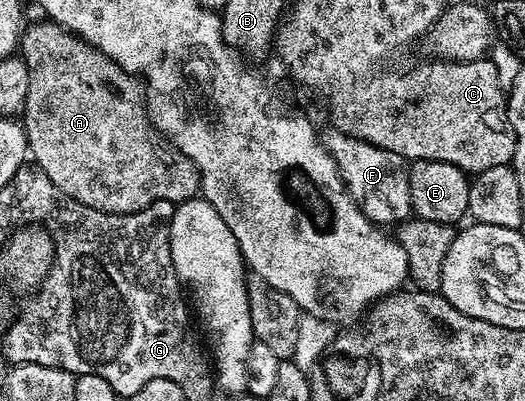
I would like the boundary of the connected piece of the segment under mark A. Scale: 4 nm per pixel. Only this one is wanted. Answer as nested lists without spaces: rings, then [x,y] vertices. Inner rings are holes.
[[[42,21],[26,28],[21,40],[21,57],[29,69],[29,97],[21,116],[23,128],[27,130],[27,150],[35,166],[39,167],[47,175],[52,188],[57,187],[64,190],[69,197],[75,199],[83,206],[91,209],[103,210],[107,214],[117,214],[122,217],[141,211],[153,205],[153,201],[169,201],[173,204],[184,203],[187,199],[194,199],[200,194],[199,171],[180,151],[168,145],[161,138],[158,131],[151,125],[151,120],[147,117],[145,106],[145,87],[136,76],[131,75],[125,69],[121,69],[105,53],[101,53],[96,47],[90,47],[84,39],[60,27],[52,21]]]

